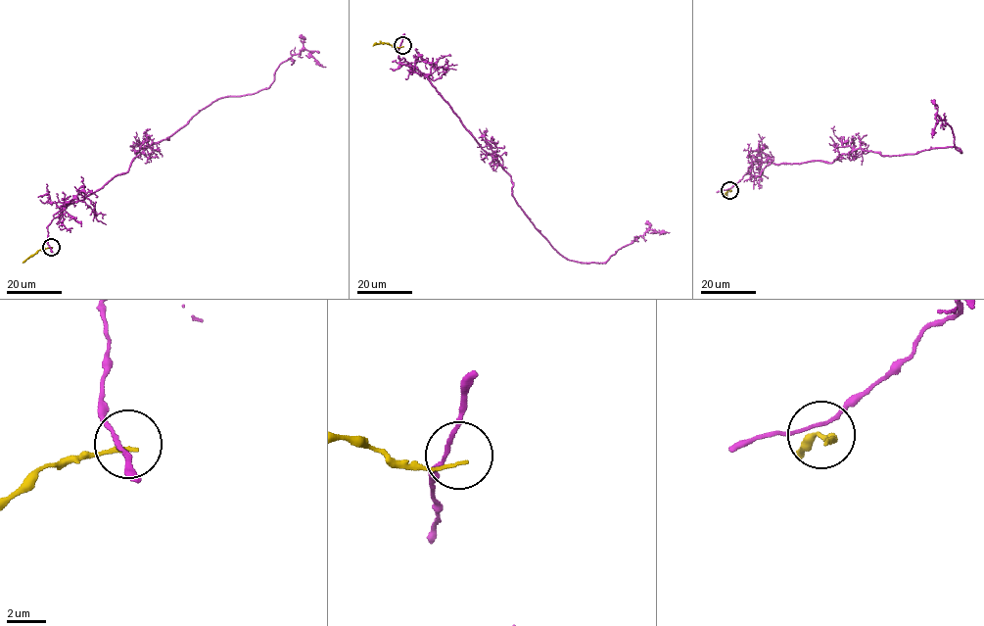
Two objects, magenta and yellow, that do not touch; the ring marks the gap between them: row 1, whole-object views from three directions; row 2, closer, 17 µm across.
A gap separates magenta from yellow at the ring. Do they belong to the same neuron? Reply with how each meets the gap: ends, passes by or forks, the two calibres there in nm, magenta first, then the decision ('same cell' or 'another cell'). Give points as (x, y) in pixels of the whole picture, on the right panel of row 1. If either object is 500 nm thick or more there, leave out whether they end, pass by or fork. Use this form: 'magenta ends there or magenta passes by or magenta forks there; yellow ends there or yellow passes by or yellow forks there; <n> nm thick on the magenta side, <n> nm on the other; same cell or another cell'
magenta passes by; yellow ends there; 180 nm thick on the magenta side, 170 nm on the other; another cell

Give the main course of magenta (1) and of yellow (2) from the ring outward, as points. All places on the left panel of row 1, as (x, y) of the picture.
1: (49, 246), (54, 215), (126, 171), (199, 111), (265, 89), (302, 50), (326, 67)
2: (51, 247), (38, 250), (22, 263)

